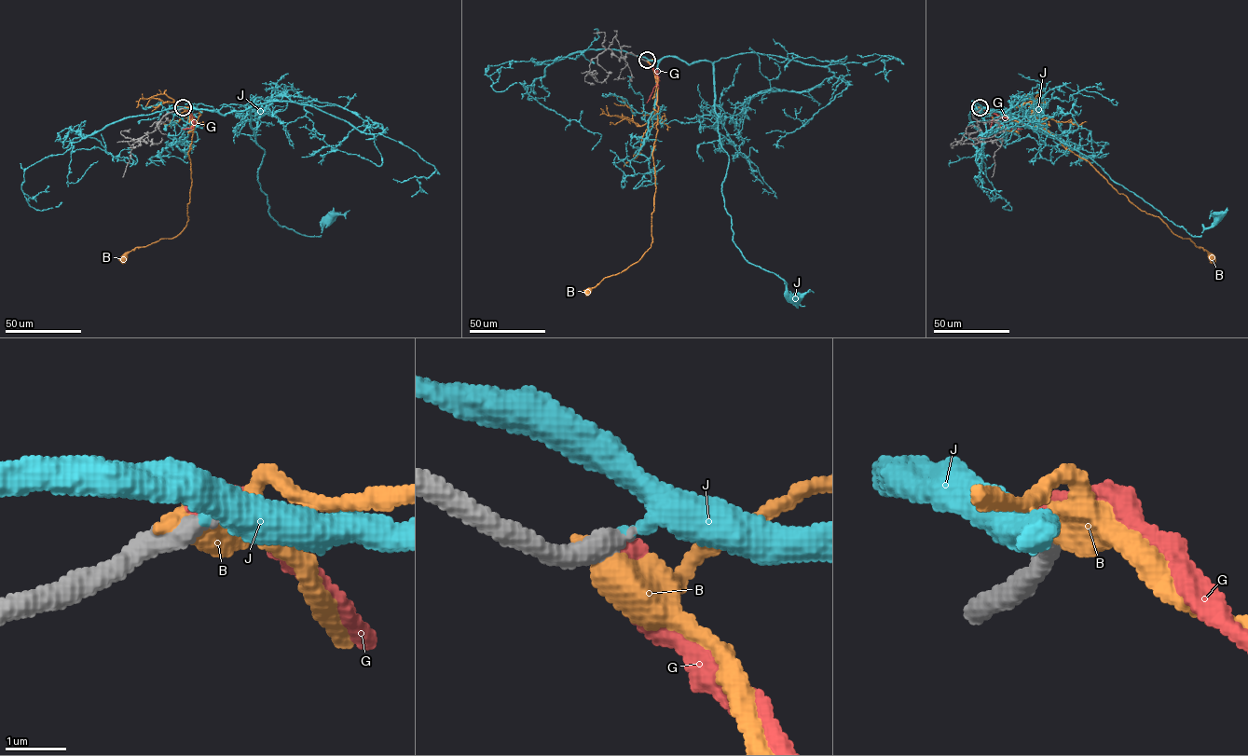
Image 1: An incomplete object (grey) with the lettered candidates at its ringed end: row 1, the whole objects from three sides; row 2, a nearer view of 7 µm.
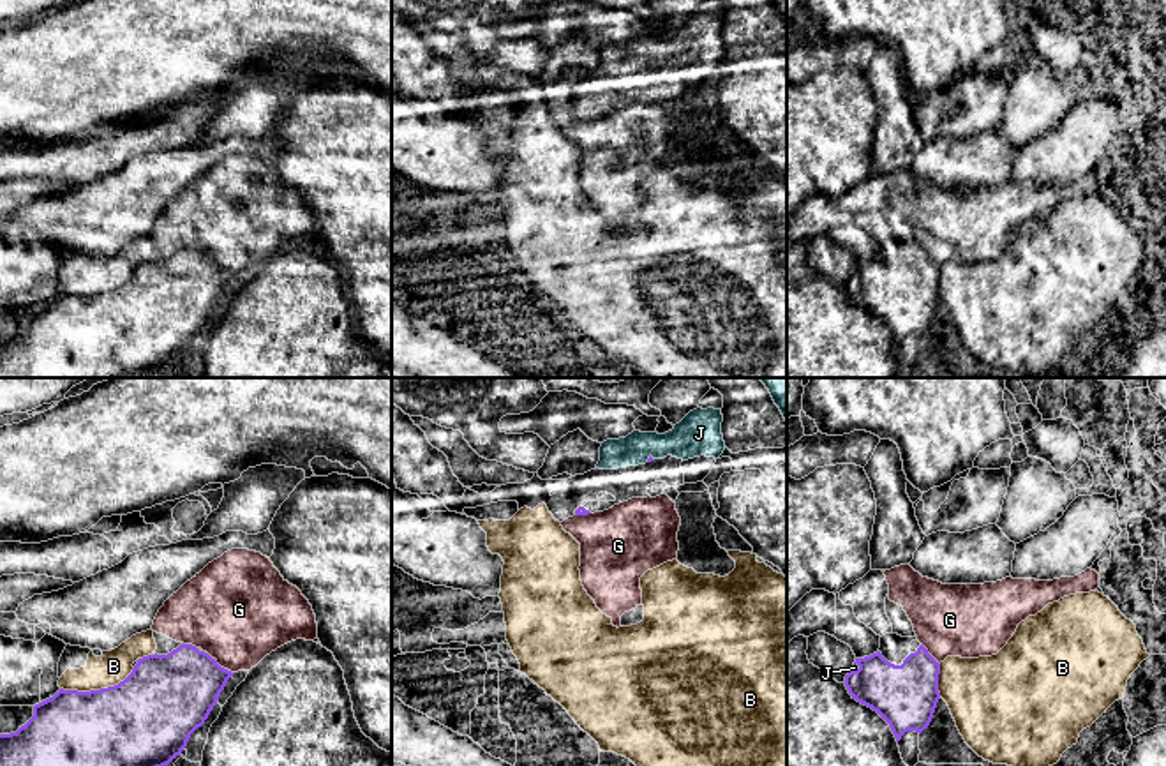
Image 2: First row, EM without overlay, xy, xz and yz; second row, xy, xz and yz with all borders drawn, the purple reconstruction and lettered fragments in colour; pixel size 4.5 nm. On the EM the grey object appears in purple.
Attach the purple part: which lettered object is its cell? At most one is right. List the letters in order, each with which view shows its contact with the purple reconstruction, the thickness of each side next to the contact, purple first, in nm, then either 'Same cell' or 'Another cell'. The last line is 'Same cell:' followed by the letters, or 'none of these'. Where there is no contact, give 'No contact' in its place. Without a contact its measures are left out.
B: Touches purple in xy. Thickness 500 nm (purple) against 150 nm. Another cell
G: Touches purple in xy. Thickness 380 nm (purple) against 440 nm. Another cell
J: Touches purple in yz. Thickness 300 nm (purple) against 30 nm. Same cell
Same cell: J

